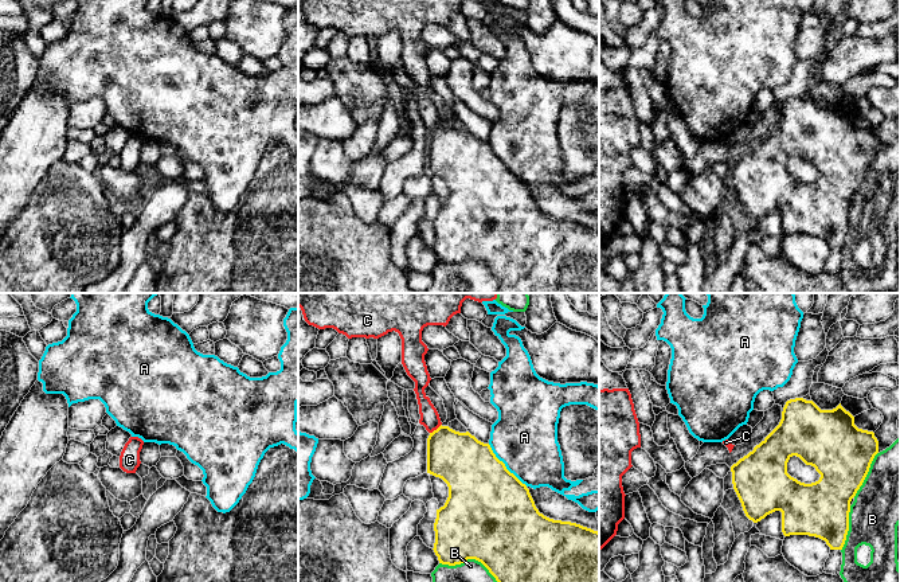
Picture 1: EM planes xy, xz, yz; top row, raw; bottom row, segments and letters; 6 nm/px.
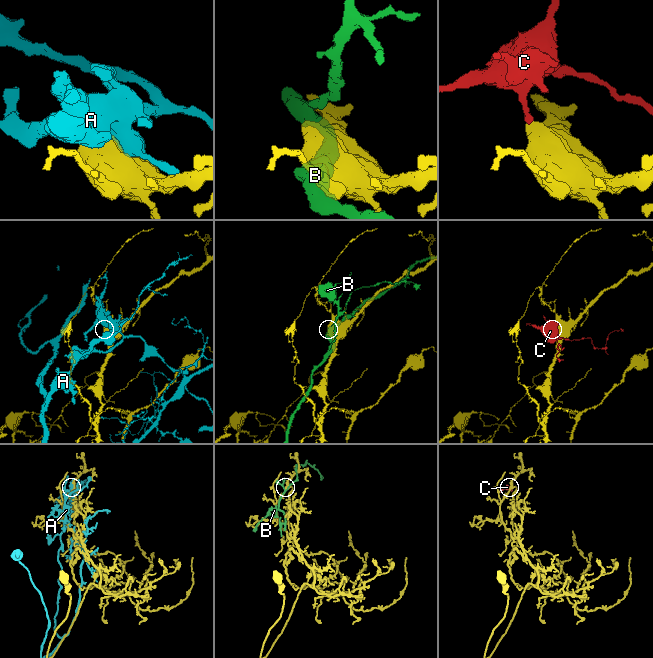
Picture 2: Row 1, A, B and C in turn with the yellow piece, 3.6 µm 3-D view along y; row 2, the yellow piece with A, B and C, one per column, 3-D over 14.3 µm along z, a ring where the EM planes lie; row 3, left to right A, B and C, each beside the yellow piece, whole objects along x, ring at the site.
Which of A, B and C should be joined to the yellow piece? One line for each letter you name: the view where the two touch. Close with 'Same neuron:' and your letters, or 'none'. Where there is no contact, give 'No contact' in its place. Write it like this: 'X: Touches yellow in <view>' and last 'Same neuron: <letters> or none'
Same neuron: none

